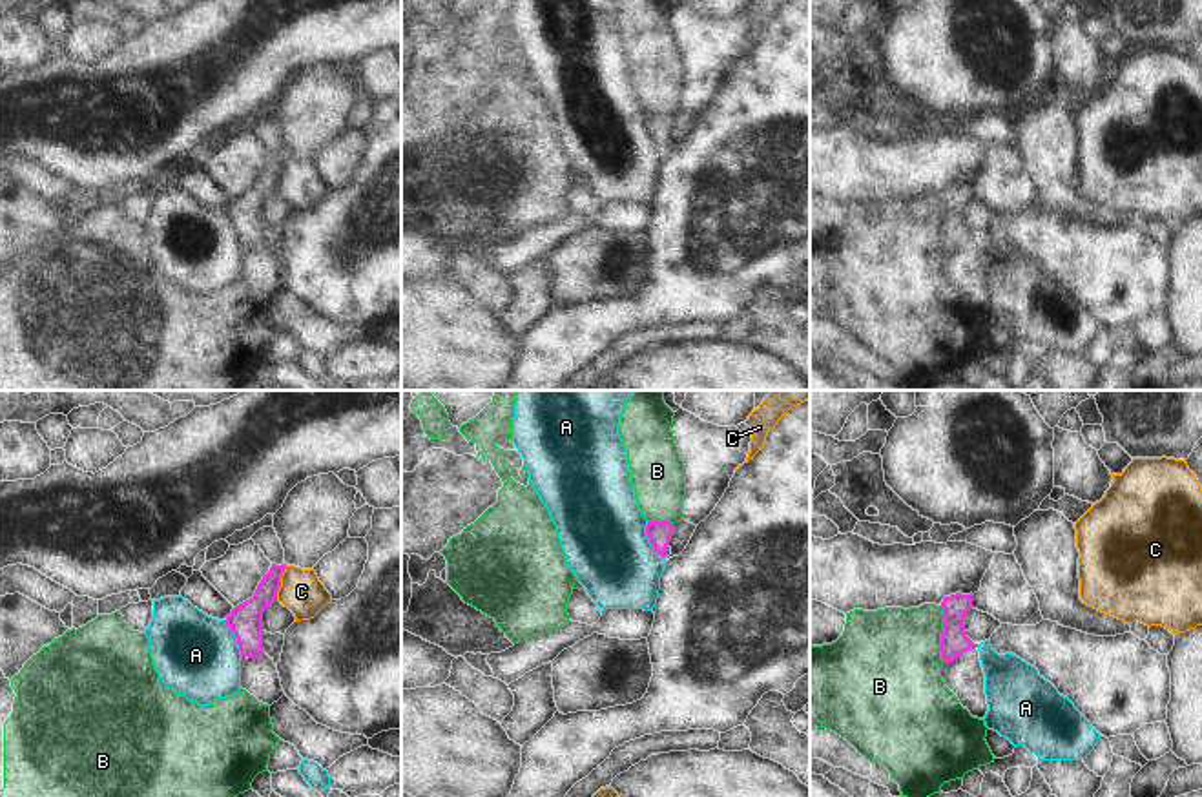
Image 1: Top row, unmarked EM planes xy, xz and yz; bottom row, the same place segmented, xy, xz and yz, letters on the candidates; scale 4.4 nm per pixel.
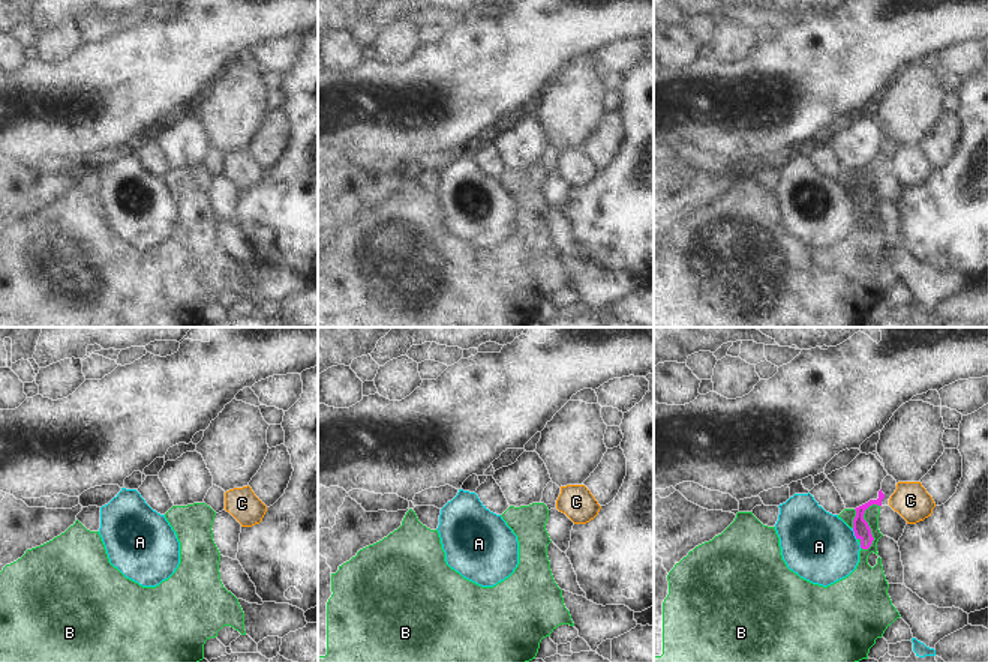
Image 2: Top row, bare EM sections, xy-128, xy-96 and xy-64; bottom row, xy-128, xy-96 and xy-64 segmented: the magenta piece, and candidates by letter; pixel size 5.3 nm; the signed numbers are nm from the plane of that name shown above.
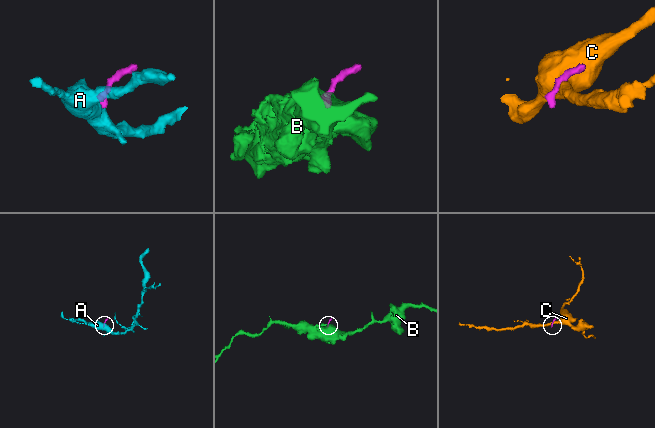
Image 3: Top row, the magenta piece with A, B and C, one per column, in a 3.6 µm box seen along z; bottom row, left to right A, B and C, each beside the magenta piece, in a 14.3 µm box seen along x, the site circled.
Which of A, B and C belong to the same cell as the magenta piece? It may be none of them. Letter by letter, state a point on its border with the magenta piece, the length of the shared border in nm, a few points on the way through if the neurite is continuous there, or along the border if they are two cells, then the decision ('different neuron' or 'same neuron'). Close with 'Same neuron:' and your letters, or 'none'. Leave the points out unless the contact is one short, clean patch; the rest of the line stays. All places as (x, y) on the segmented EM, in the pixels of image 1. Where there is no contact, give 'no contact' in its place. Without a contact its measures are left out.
A: contact xz (650, 540); length 190 nm; border xz (646, 522), (648, 542), (664, 558); different neuron
B: contact yz (942, 635); length 260 nm; border yz (940, 606), (943, 613), (943, 662); different neuron
C: contact xy (279, 582); length 160 nm; border xy (287, 566), (276, 599); different neuron
Same neuron: none

